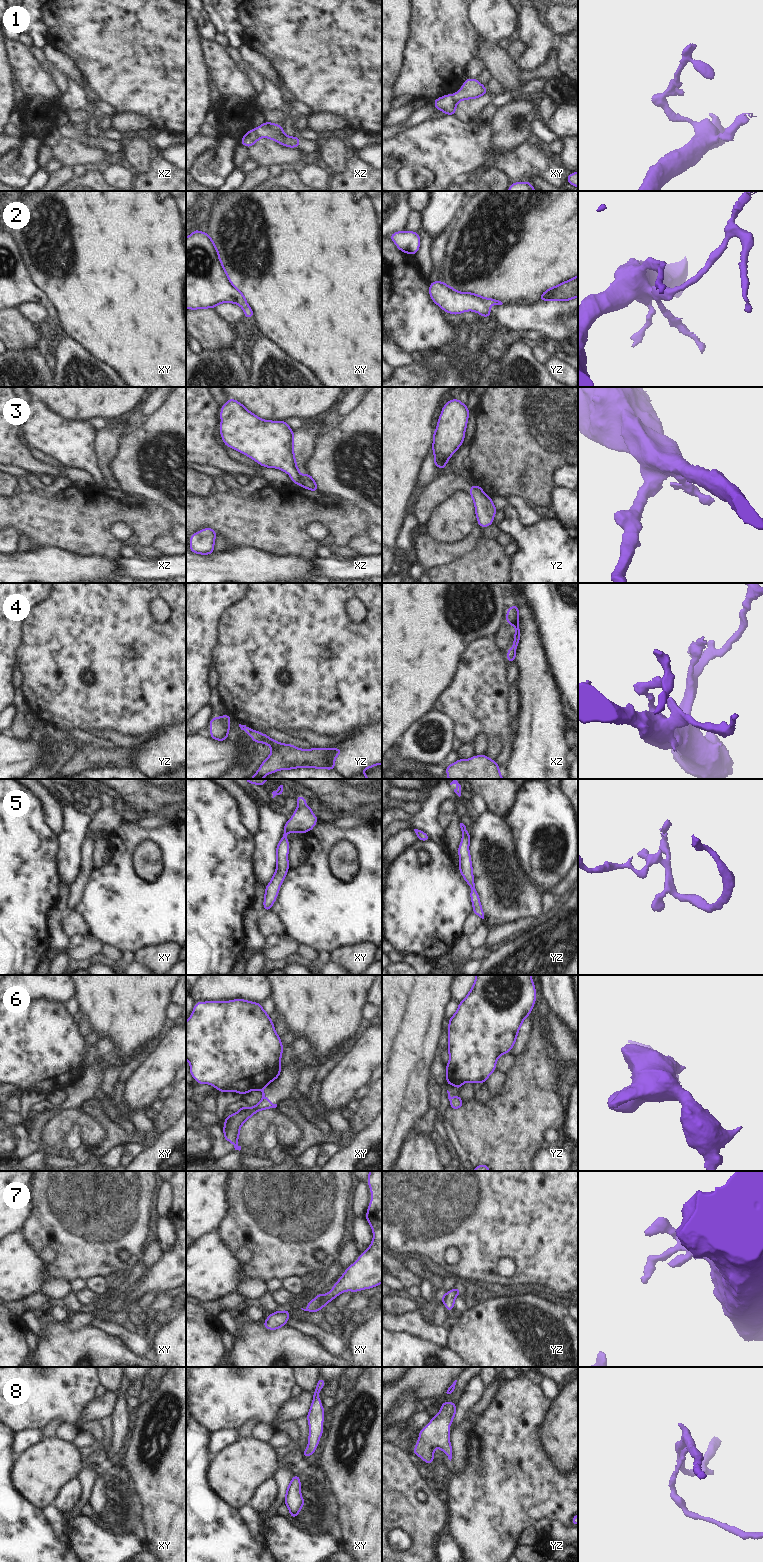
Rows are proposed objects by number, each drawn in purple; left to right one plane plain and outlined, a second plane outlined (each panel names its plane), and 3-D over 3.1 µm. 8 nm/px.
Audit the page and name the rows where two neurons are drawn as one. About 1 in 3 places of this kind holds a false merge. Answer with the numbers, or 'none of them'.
1, 3, 6, 7

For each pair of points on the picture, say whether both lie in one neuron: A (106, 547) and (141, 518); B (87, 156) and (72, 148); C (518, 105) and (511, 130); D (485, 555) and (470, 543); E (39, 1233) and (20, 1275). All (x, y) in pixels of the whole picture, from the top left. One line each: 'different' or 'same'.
A: same
B: same
C: same
D: different
E: different

